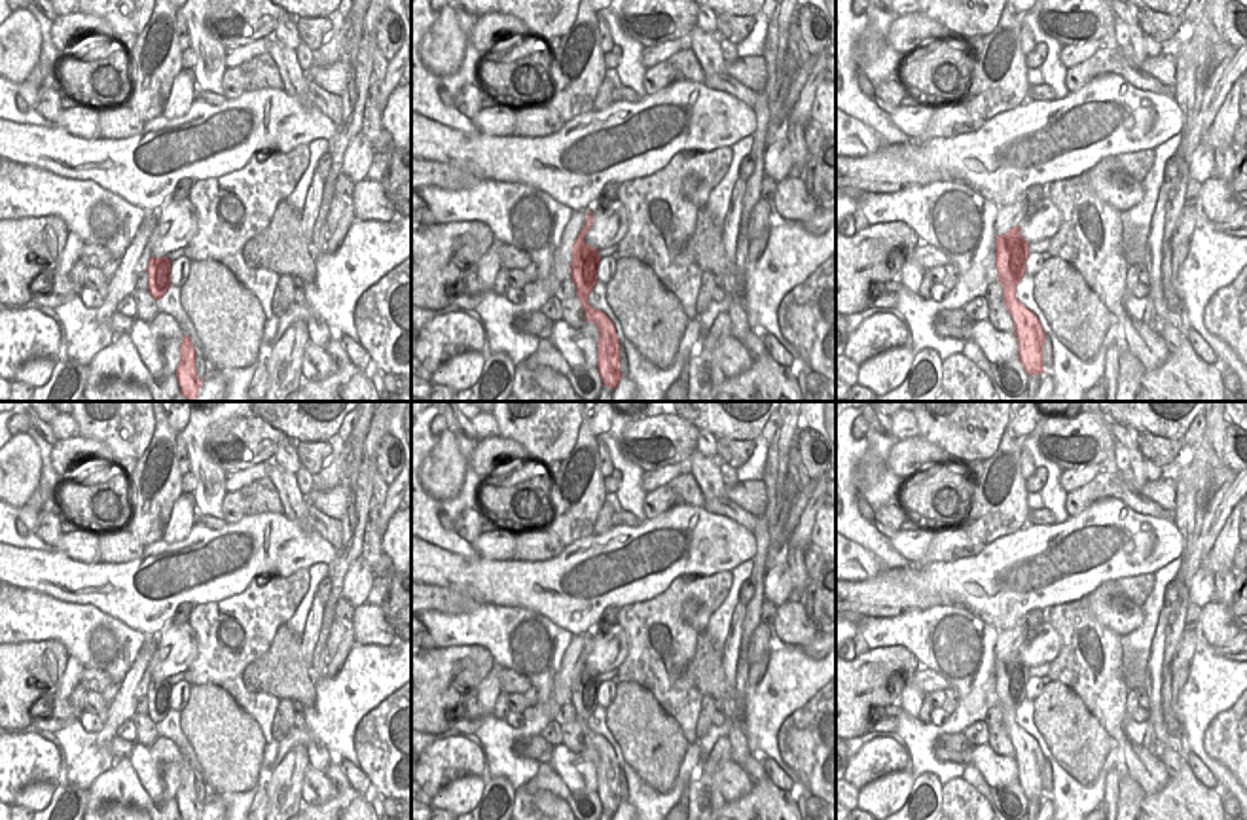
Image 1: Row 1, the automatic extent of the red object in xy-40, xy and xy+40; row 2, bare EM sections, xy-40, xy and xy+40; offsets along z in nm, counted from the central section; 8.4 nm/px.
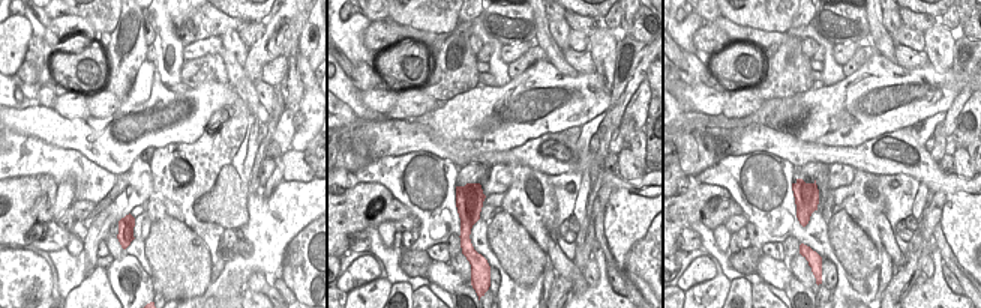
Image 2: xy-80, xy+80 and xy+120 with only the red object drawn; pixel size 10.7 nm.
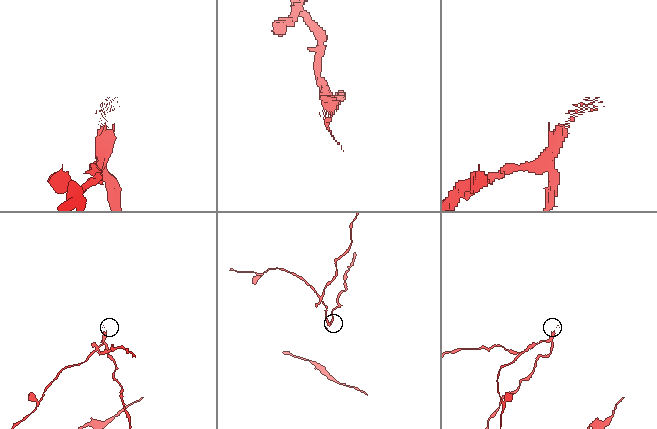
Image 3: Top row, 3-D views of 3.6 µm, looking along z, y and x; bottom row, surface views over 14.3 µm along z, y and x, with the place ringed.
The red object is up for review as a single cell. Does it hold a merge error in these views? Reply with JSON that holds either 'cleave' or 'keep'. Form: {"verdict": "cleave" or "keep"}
{"verdict": "cleave"}

